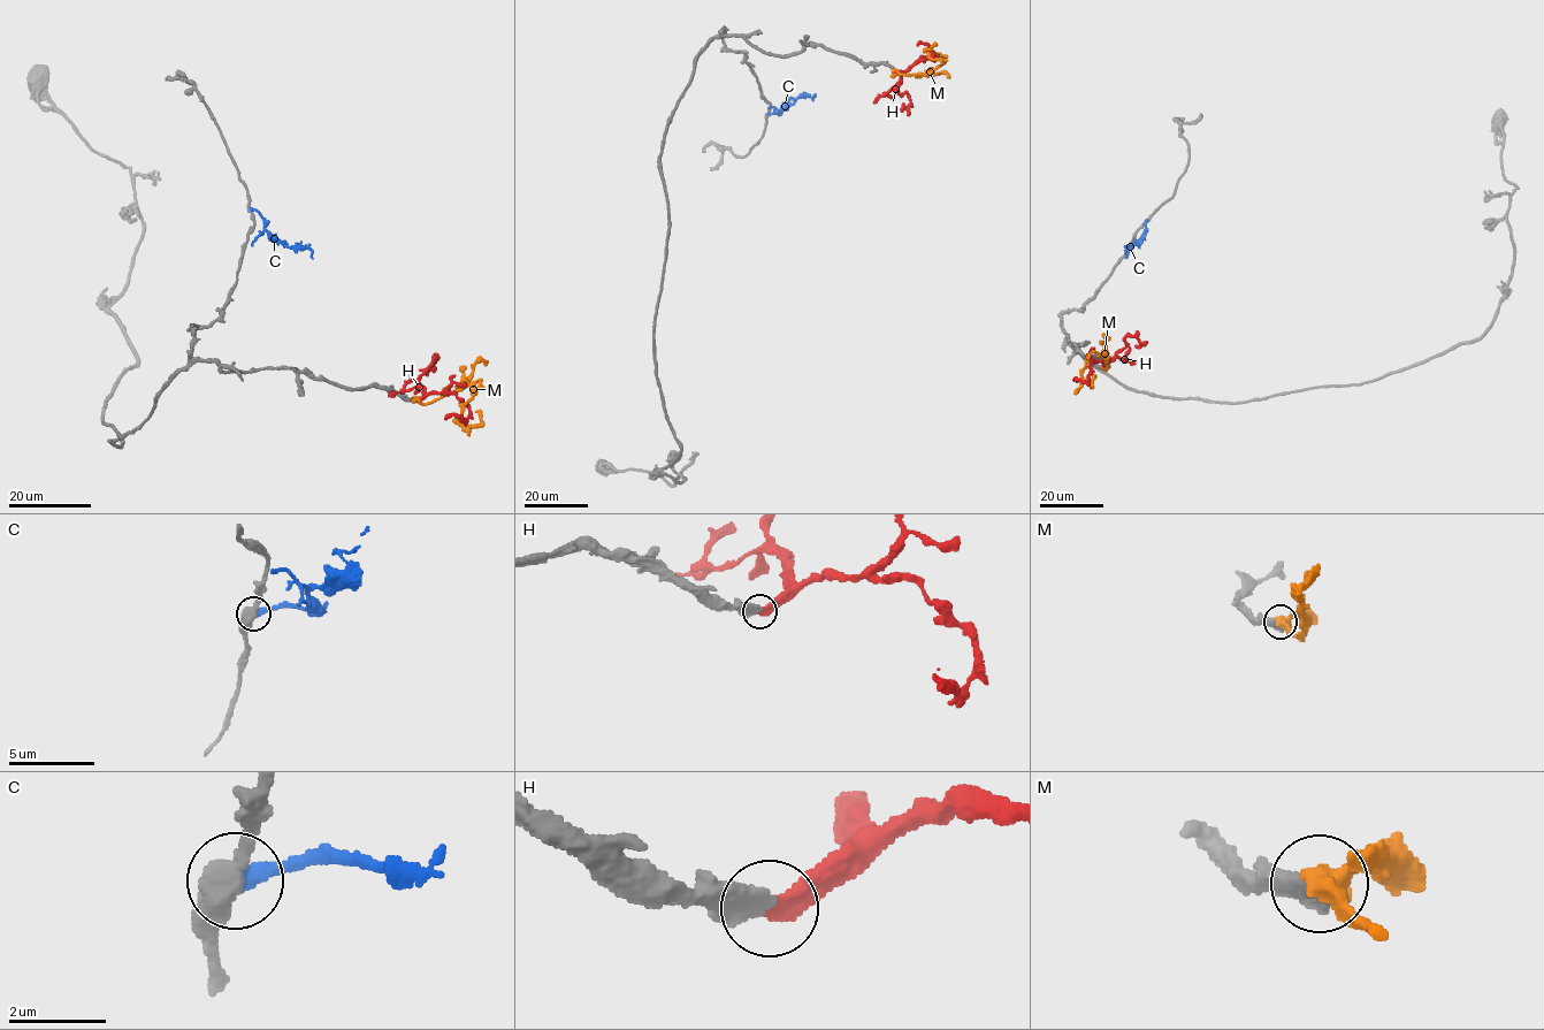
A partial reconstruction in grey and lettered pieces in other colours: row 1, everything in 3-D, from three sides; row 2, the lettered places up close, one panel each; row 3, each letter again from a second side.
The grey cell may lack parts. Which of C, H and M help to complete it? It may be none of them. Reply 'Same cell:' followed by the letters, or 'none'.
Same cell: H

